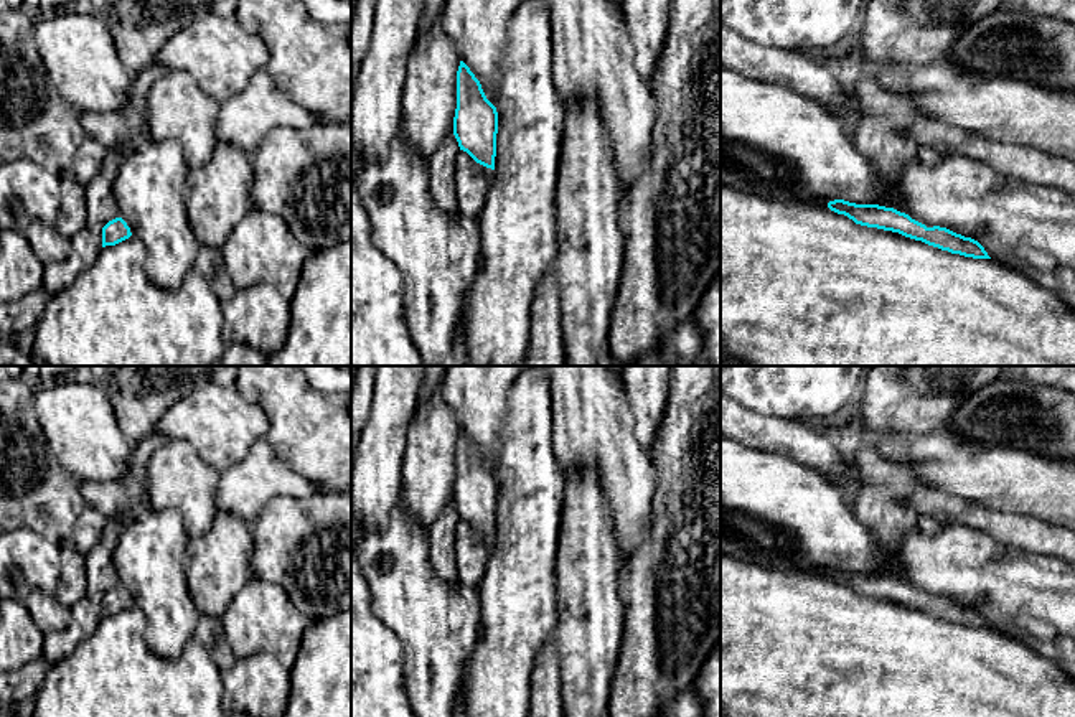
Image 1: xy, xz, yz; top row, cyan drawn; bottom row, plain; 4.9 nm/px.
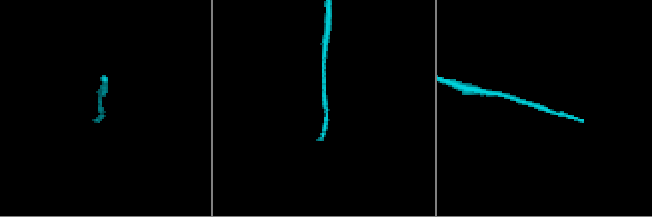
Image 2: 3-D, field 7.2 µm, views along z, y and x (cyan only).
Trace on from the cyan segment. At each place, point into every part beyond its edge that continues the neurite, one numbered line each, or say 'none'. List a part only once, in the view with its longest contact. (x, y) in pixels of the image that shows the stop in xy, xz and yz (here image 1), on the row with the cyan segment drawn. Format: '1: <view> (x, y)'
none

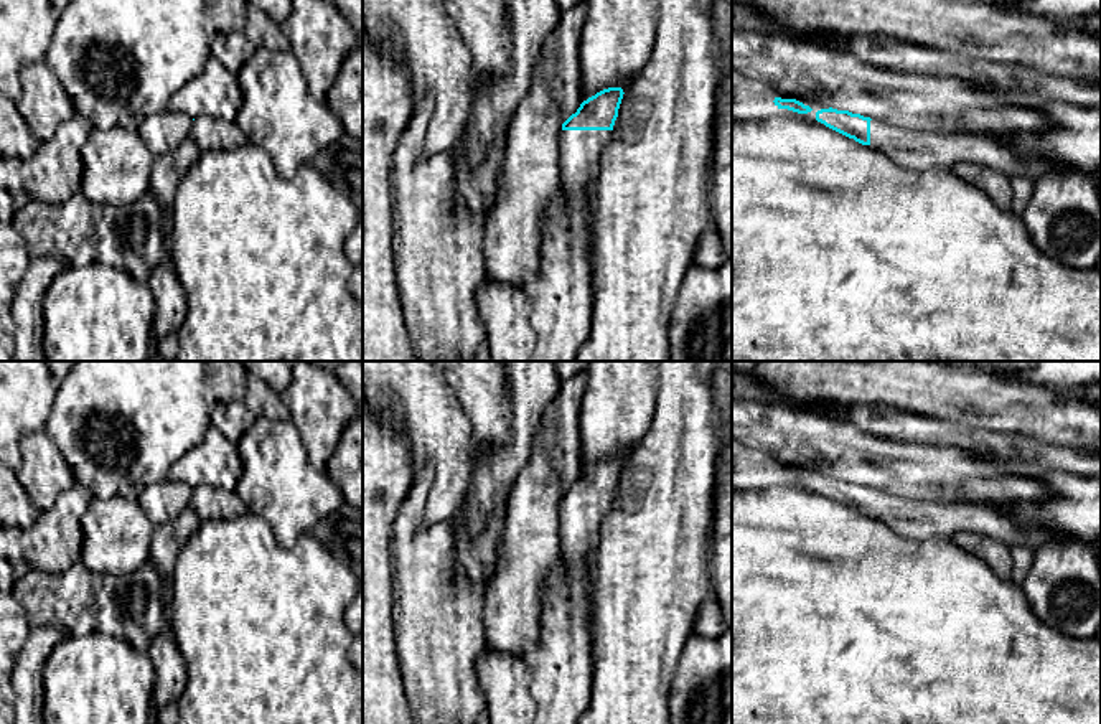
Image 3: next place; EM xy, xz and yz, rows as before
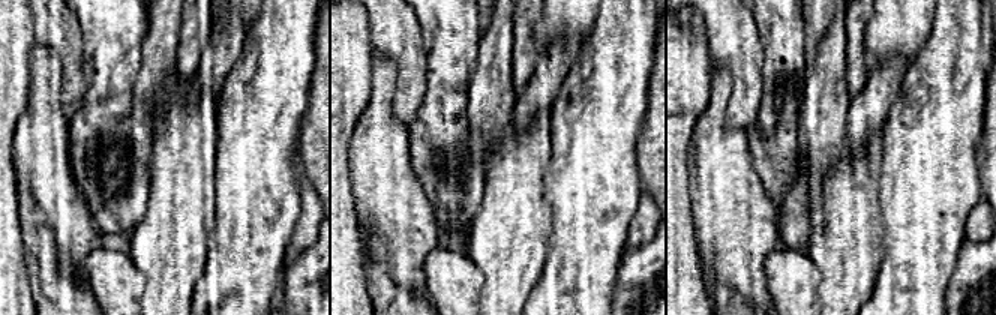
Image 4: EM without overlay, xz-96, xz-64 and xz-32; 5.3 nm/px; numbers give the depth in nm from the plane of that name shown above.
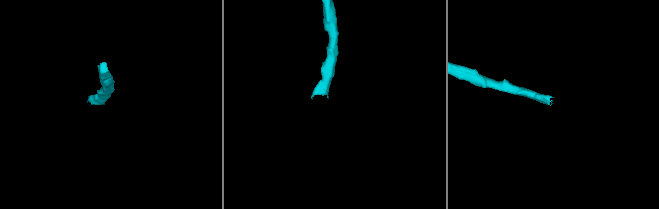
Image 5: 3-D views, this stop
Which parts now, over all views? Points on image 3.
1: xz (580, 152)

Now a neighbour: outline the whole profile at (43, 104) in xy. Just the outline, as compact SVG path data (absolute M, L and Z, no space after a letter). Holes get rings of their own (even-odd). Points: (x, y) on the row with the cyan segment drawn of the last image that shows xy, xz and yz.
M45 61L25 66L20 86L16 107L38 142L49 140L58 125L76 114L66 89Z

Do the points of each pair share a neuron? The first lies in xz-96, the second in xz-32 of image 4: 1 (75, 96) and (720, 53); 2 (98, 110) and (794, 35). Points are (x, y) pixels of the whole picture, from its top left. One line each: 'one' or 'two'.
1: one
2: one

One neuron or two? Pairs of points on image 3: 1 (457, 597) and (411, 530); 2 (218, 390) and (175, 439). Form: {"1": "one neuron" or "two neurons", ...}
{"1": "one neuron", "2": "two neurons"}

